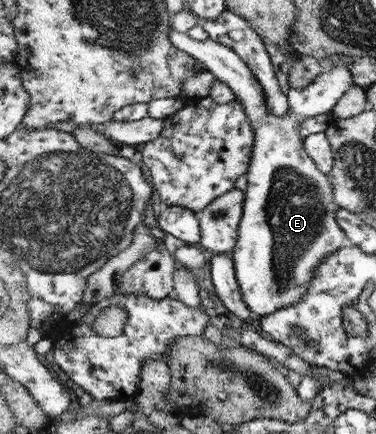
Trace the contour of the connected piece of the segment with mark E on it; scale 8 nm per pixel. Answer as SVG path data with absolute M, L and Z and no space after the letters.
M175 27L170 37L173 37L179 49L199 59L206 71L211 72L219 81L233 90L237 100L245 106L245 112L253 124L256 137L250 171L246 173L248 186L245 191L245 211L238 228L238 245L231 252L231 258L234 259L234 269L237 271L238 284L242 288L242 296L246 304L259 318L269 316L300 301L308 293L308 288L314 280L315 269L323 265L323 258L327 258L348 243L349 239L345 231L338 225L339 208L334 201L332 185L328 177L318 170L310 154L306 152L300 125L308 117L331 113L335 104L353 85L353 73L350 73L350 65L340 61L338 65L324 69L311 85L303 89L291 88L288 92L290 112L286 113L286 116L277 117L270 112L266 101L263 101L261 82L233 50L211 38L198 41L189 33L183 33Z

